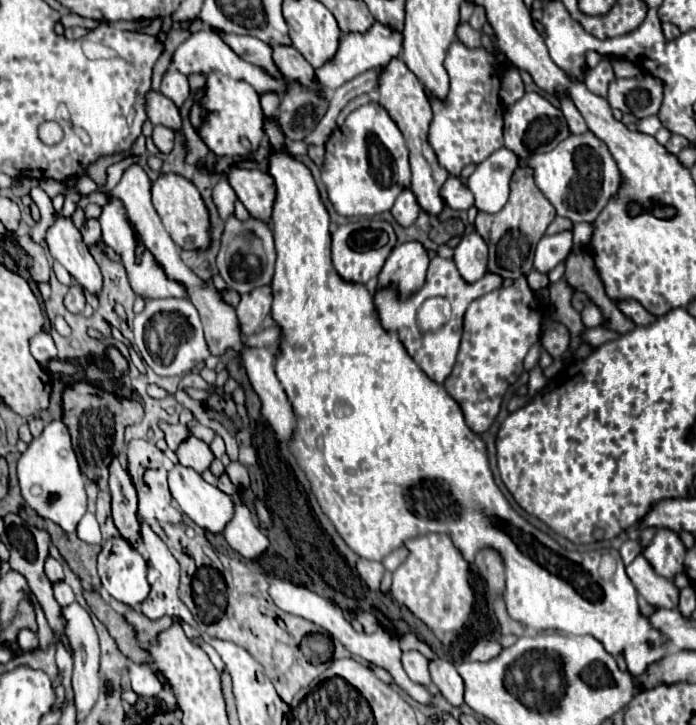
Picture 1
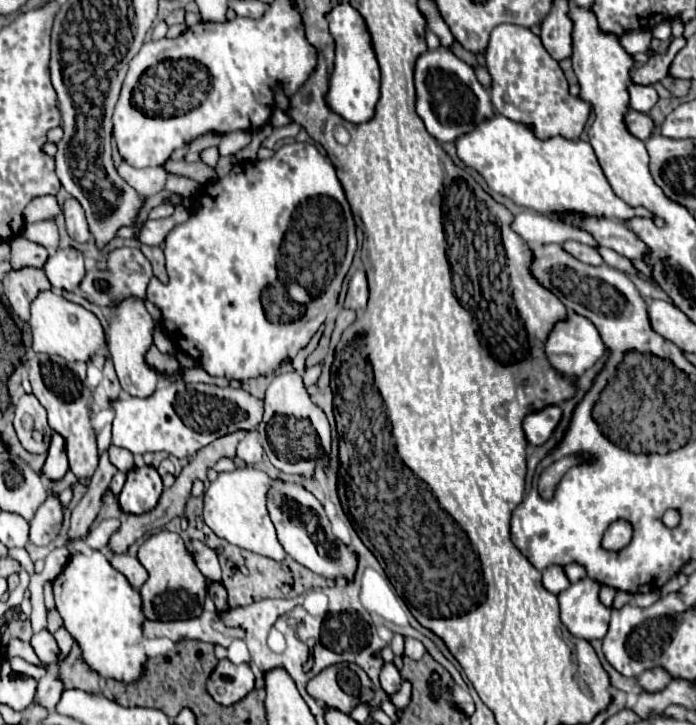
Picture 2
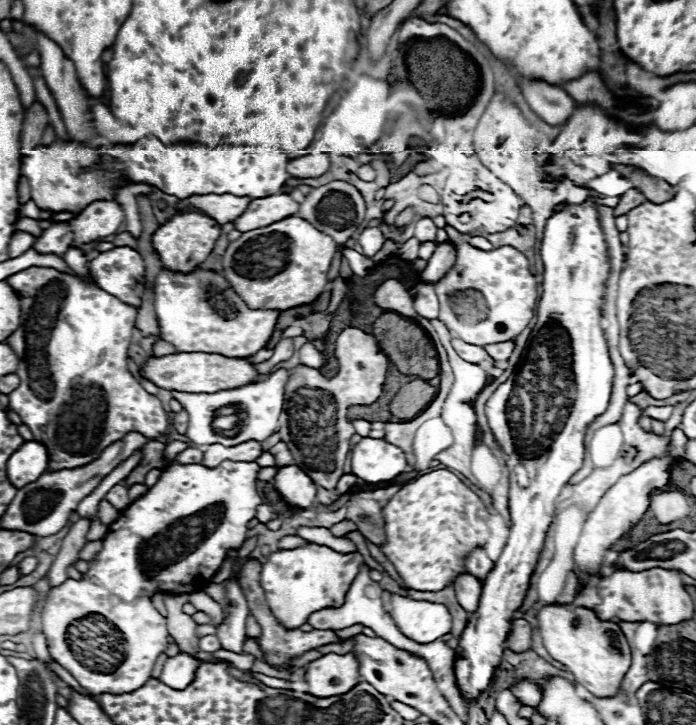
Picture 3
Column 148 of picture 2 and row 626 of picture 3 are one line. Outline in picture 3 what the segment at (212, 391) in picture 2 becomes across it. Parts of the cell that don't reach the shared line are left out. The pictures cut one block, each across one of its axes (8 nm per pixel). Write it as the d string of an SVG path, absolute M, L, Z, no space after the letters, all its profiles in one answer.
M392 594L390 616L398 630L418 644L428 644L452 630L452 616L444 604L428 600L412 600L402 594Z

